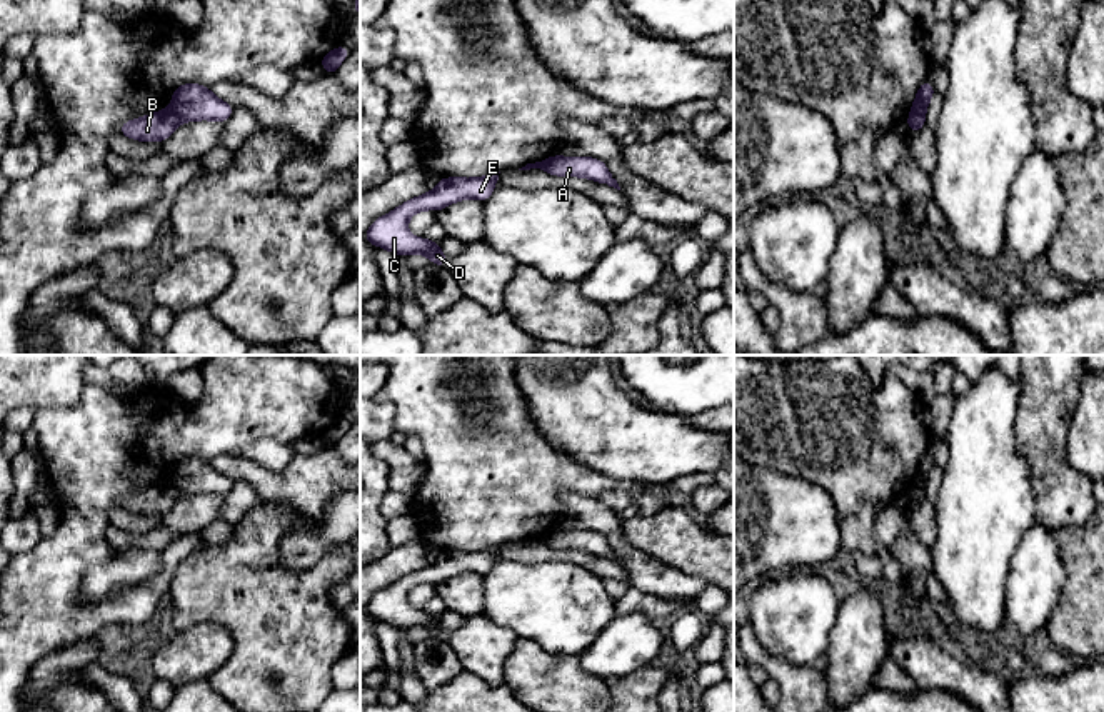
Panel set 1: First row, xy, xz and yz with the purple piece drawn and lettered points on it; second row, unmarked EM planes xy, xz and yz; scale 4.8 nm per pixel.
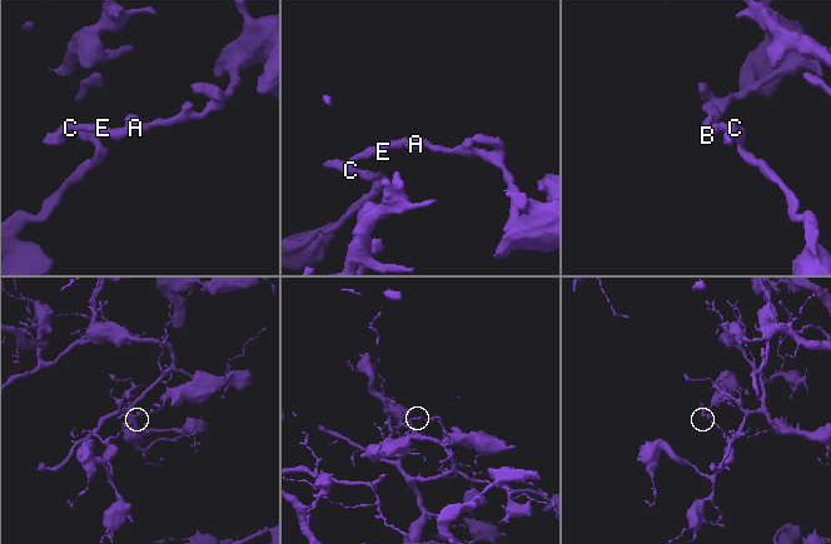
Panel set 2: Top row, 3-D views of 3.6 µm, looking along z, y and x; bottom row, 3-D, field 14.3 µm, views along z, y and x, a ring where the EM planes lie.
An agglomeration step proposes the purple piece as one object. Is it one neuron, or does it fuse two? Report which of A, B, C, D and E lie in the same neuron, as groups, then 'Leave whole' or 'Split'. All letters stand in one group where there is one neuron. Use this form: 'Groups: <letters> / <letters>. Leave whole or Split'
Groups: A / B C D E. Split

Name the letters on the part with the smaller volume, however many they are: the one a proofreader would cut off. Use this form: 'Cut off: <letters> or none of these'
Cut off: A

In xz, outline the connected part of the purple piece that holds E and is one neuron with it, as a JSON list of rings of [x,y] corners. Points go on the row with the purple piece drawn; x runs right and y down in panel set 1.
[[[494,172],[477,178],[439,178],[432,192],[414,197],[390,213],[375,218],[364,238],[367,243],[374,243],[400,257],[422,253],[432,260],[432,265],[445,268],[450,257],[442,253],[440,242],[412,237],[407,232],[409,218],[420,210],[439,212],[464,198],[475,198],[484,203],[494,193],[499,173],[500,172]]]

